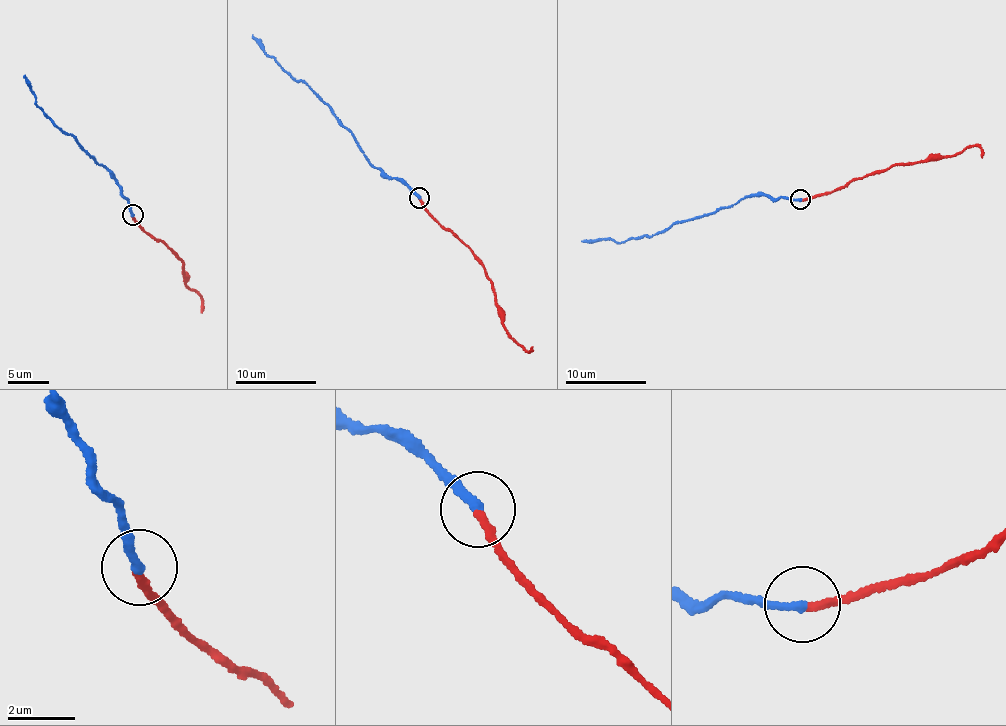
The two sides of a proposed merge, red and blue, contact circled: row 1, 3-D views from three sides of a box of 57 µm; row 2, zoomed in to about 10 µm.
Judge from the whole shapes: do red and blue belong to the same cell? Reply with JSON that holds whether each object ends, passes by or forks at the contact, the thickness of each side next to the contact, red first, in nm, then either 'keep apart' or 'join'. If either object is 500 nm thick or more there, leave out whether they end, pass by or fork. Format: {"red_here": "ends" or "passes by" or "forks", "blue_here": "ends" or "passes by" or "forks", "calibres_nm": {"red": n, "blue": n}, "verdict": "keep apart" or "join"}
{"red_here": "ends", "blue_here": "ends", "calibres_nm": {"red": 240, "blue": 280}, "verdict": "join"}

